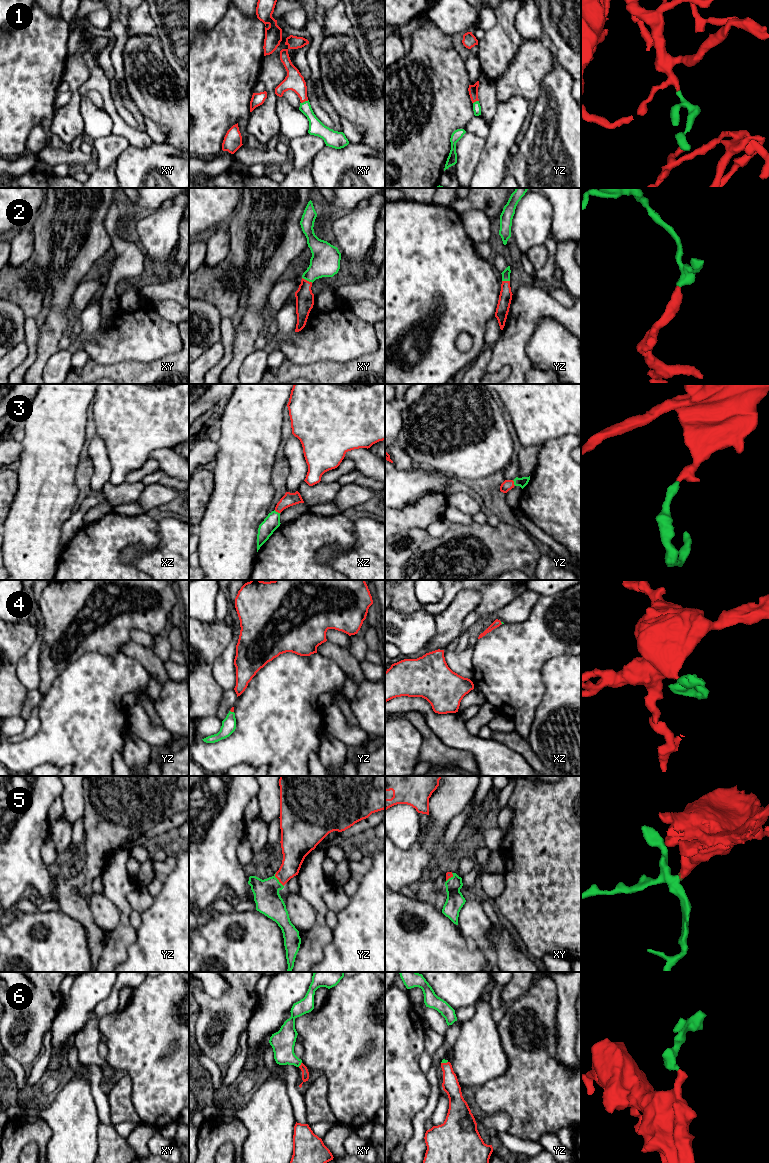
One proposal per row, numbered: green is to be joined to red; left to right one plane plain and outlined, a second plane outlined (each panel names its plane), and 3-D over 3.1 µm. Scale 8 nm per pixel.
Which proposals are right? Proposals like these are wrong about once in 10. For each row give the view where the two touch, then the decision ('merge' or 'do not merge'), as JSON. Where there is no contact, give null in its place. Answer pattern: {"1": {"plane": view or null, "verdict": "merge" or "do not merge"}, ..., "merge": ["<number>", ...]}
{"1": {"plane": "xy", "verdict": "merge"}, "2": {"plane": "xy", "verdict": "merge"}, "3": {"plane": "yz", "verdict": "merge"}, "4": {"plane": "yz", "verdict": "merge"}, "5": {"plane": "yz", "verdict": "merge"}, "6": {"plane": "xy", "verdict": "merge"}, "merge": ["1", "2", "3", "4", "5", "6"]}

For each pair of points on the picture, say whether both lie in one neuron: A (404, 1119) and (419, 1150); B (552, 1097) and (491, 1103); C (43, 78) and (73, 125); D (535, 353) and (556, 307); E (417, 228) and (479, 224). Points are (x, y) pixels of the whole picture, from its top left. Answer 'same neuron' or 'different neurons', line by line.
A: different neurons
B: same neuron
C: different neurons
D: different neurons
E: different neurons

